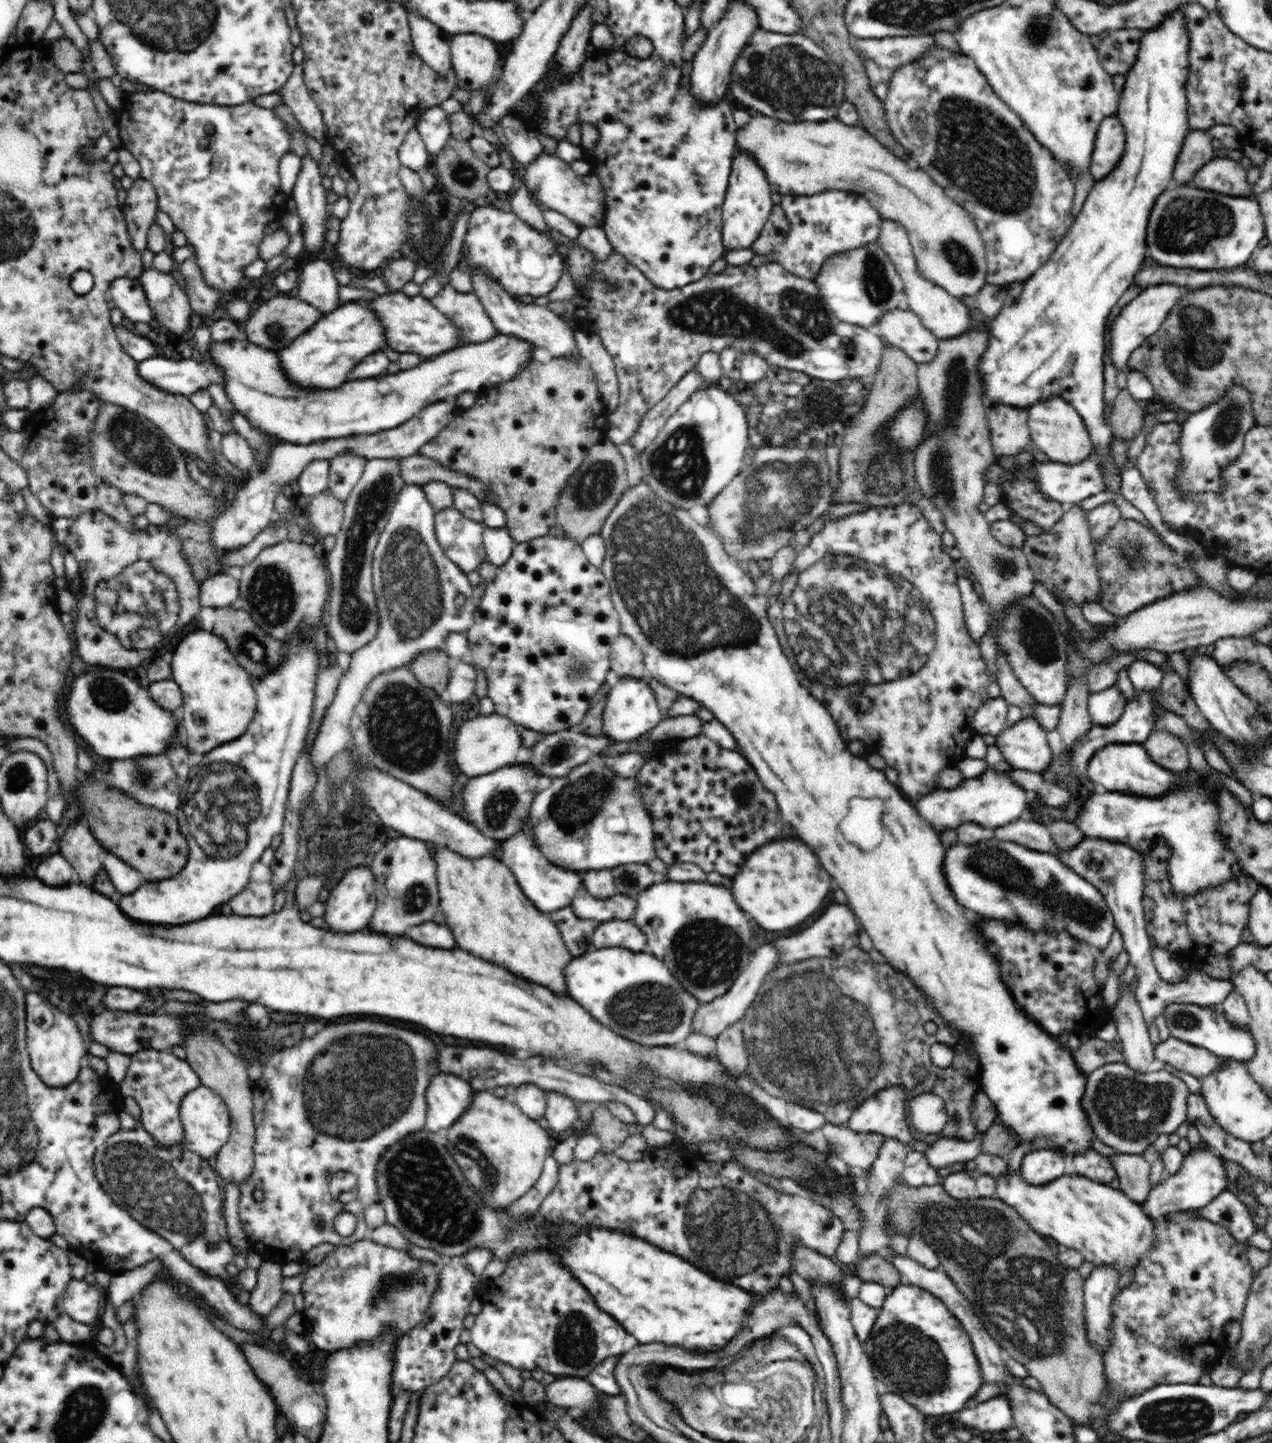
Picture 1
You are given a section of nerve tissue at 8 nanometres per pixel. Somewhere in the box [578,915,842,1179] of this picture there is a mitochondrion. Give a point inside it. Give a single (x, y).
(635, 1008)

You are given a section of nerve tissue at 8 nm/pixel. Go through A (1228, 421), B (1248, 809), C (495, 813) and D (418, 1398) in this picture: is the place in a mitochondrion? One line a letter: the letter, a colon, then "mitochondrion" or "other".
A: mitochondrion
B: other
C: mitochondrion
D: other

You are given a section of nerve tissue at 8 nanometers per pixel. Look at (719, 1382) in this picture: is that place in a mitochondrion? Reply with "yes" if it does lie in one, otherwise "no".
no

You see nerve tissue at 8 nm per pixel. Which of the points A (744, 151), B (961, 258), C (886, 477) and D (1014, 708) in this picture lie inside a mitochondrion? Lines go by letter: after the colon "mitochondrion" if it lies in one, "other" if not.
A: other
B: mitochondrion
C: mitochondrion
D: other

